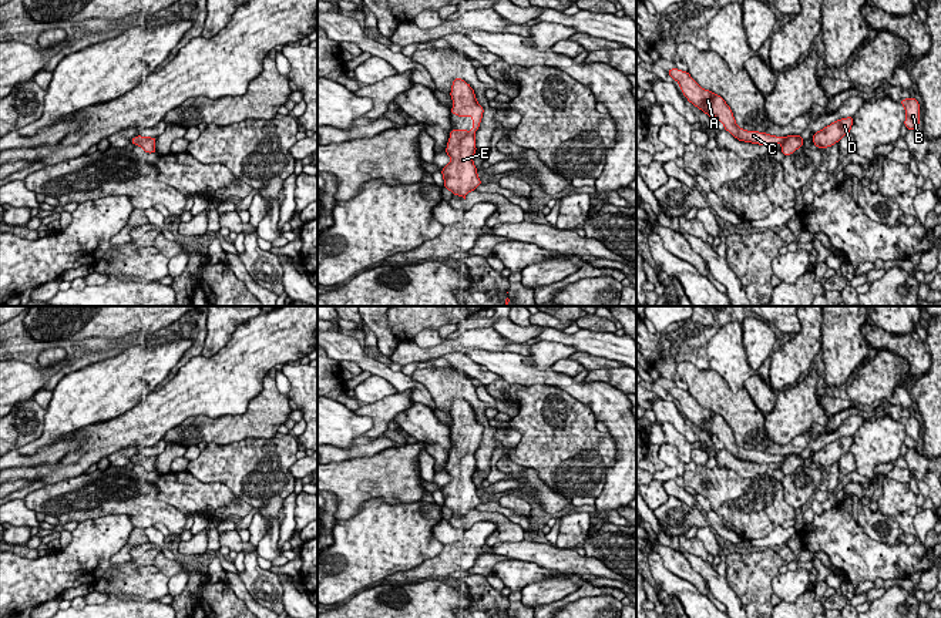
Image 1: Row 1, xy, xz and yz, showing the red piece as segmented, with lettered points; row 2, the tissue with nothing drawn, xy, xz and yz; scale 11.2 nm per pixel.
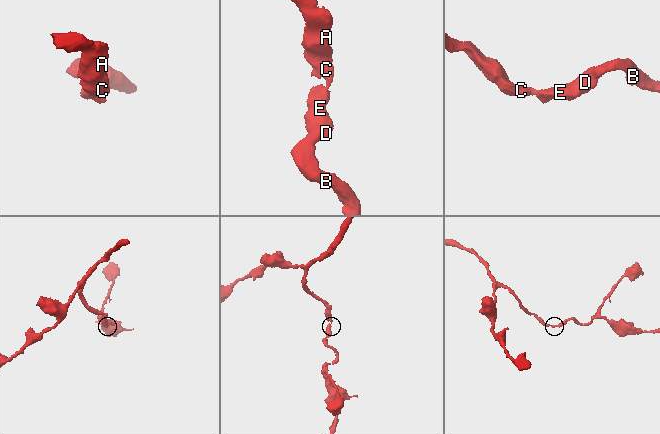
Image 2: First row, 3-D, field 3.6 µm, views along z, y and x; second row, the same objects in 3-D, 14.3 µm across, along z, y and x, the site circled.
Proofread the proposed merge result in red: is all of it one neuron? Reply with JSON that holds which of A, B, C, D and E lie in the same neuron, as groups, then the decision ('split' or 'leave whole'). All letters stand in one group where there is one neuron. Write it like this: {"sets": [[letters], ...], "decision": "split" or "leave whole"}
{"sets": [["A", "B", "C", "D", "E"]], "decision": "leave whole"}

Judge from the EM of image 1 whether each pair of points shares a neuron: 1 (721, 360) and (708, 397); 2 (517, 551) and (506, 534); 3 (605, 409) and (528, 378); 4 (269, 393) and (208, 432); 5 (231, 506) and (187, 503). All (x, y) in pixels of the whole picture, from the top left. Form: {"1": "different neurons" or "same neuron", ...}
{"1": "different neurons", "2": "different neurons", "3": "same neuron", "4": "same neuron", "5": "same neuron"}

